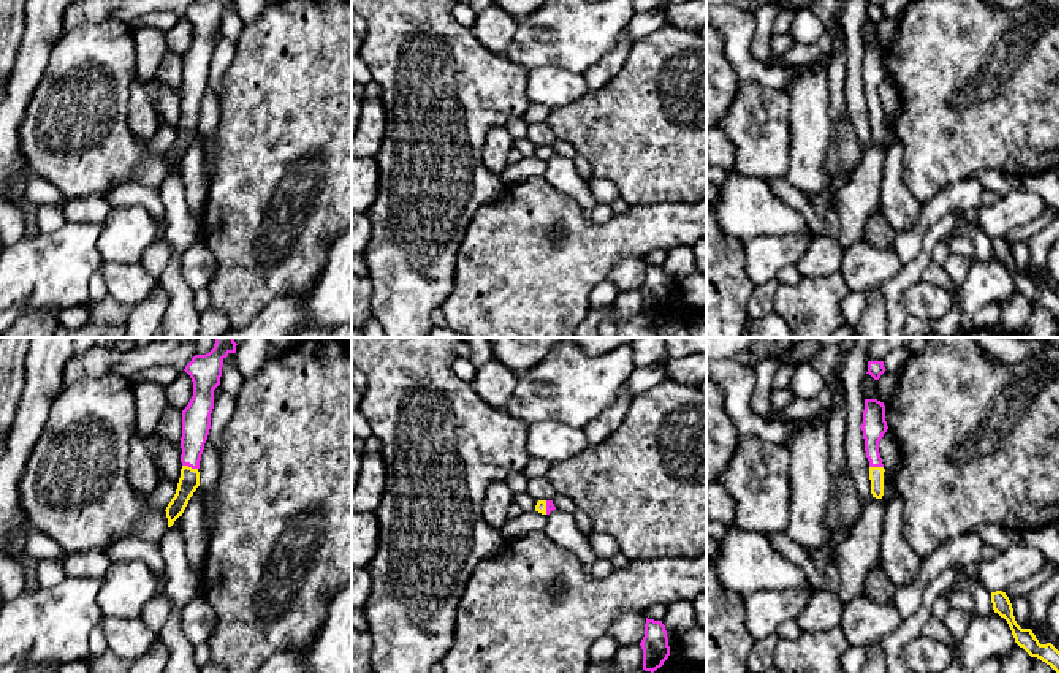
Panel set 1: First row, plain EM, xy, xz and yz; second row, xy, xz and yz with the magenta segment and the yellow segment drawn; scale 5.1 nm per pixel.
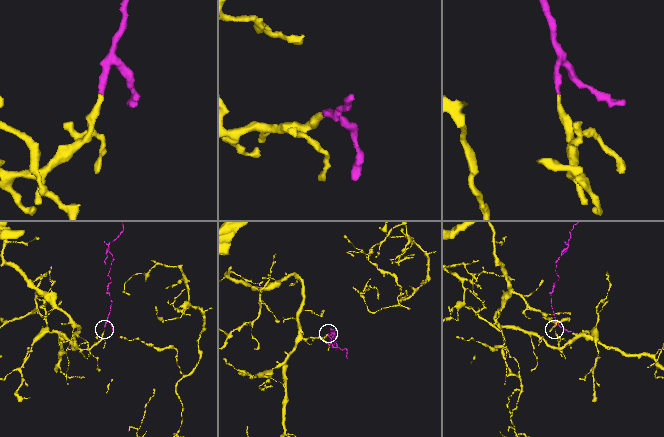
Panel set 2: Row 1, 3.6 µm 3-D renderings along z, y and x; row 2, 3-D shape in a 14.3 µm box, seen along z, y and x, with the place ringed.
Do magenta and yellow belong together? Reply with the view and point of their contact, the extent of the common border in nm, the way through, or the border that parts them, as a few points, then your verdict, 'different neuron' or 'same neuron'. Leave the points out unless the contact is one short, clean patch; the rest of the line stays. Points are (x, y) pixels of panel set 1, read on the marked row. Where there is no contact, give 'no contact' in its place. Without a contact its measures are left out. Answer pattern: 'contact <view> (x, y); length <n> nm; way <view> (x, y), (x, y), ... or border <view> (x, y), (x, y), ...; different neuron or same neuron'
contact xy (190, 466); length 80 nm; way xy (195, 417), (190, 466), (189, 482); same neuron

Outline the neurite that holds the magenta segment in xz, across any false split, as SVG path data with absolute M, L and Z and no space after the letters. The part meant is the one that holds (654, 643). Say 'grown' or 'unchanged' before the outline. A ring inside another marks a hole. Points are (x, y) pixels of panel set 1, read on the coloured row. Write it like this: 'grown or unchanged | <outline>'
unchanged | M646 618L643 649L643 670L654 673L670 656L668 637L662 621Z

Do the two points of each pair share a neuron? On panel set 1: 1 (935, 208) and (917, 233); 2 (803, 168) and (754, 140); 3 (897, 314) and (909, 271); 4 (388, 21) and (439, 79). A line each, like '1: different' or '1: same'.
1: same
2: different
3: same
4: same

